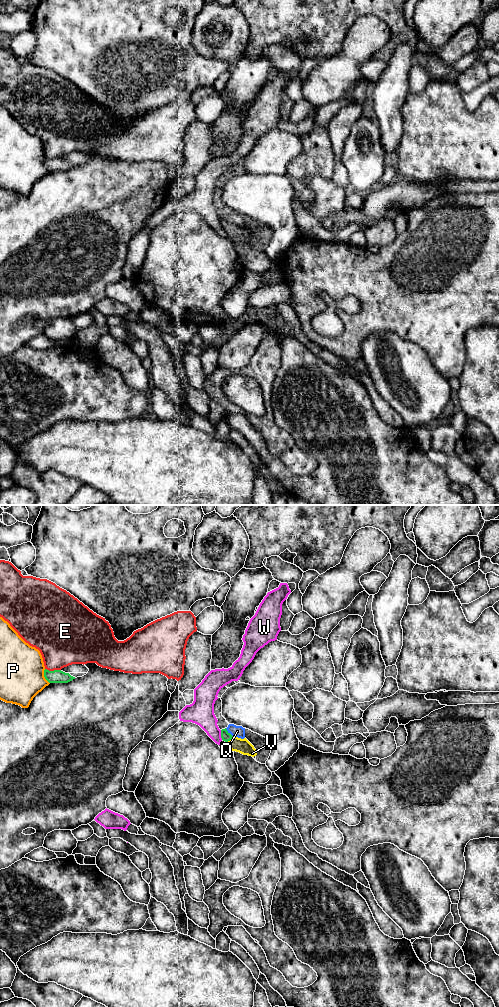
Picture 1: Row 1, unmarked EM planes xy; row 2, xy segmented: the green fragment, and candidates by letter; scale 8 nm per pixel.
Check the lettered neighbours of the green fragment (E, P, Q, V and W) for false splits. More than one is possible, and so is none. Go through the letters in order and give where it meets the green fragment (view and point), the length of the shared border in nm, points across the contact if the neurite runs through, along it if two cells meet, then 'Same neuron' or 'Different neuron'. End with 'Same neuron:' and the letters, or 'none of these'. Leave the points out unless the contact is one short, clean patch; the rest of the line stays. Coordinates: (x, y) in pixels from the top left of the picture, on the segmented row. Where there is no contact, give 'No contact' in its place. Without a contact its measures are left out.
E: Touches green at xy (54, 670). Shared border 130 nm. Different neuron
P: Touches green at xy (44, 676). Shared border 130 nm. Different neuron
Q: Touches green at xy (227, 732). Shared border 90 nm. Different neuron
V: Touches green at xy (230, 739). Shared border 80 nm. Path across: xy (225, 736), (230, 739), (235, 744), (243, 746). Same neuron
W: Touches green at xy (221, 735). Shared border 80 nm. Different neuron
Same neuron: V

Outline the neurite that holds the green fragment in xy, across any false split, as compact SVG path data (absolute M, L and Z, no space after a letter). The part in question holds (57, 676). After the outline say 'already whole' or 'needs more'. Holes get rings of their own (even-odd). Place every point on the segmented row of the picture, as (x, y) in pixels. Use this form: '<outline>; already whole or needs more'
M47 669L44 670L44 677L49 683L68 683L75 679L69 673L61 670L49 671Z; already whole

